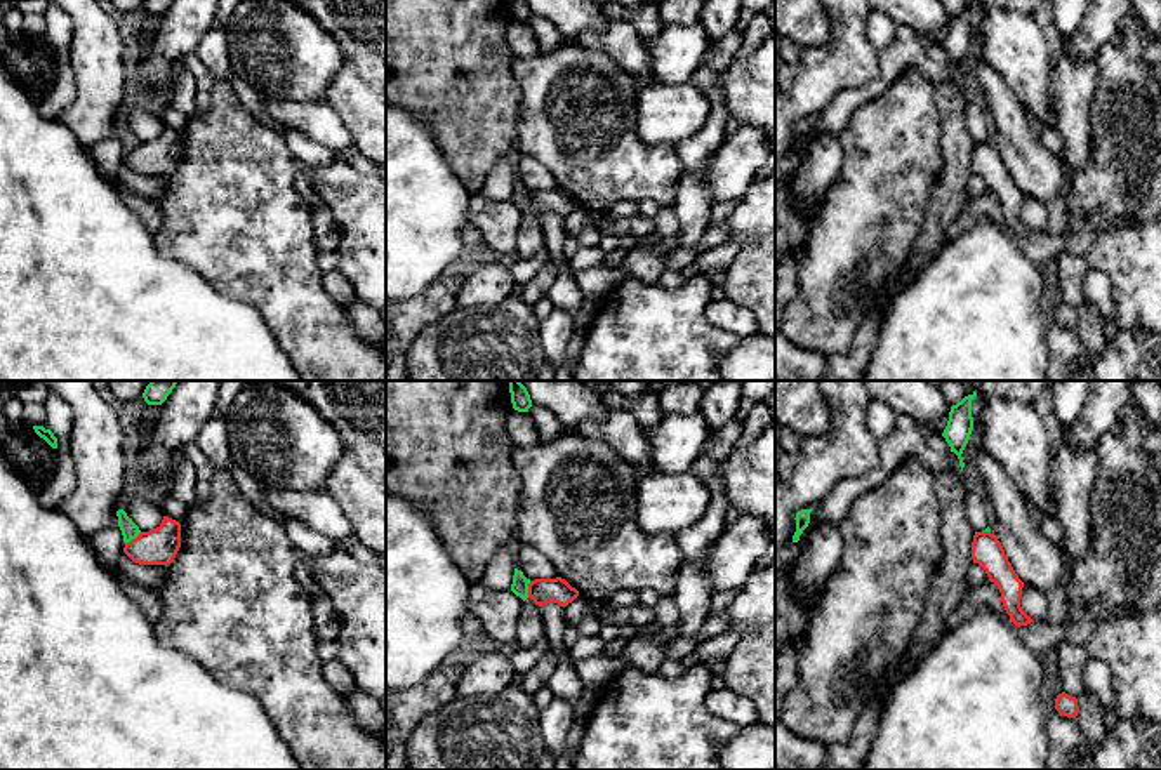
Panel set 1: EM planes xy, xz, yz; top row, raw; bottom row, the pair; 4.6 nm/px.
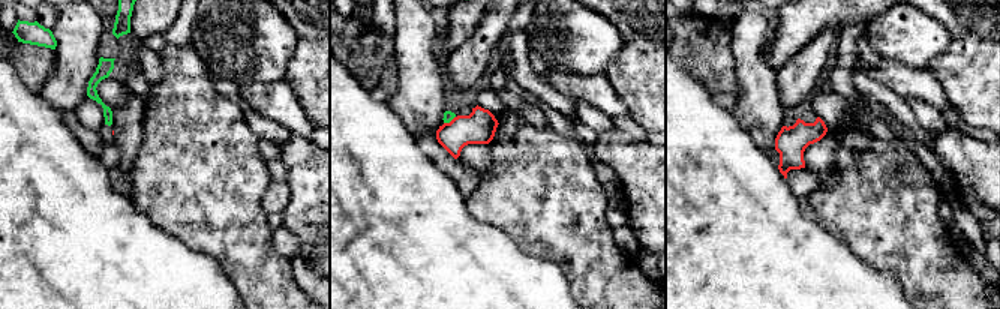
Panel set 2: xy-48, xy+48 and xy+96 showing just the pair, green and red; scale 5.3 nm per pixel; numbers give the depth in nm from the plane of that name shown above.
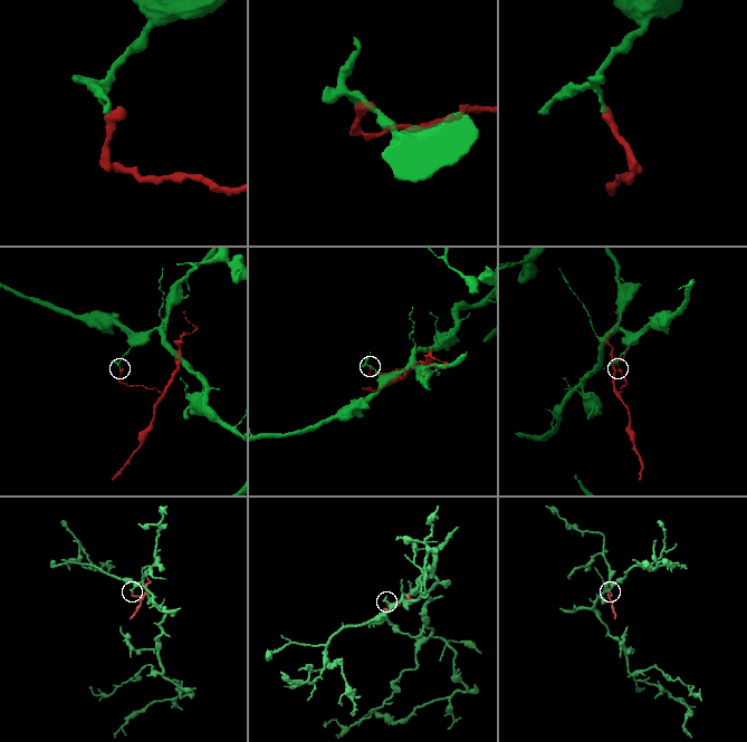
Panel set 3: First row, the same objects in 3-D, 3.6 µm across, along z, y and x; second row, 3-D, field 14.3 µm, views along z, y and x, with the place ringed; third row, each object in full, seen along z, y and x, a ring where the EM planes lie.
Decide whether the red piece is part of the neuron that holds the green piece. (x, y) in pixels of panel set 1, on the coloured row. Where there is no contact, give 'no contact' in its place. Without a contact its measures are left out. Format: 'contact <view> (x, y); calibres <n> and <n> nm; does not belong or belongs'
contact xz (527, 590); calibres 80 and 110 nm; does not belong

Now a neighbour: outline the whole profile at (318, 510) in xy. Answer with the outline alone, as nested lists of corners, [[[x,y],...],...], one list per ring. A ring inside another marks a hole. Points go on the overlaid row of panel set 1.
[[[266,488],[262,492],[282,520],[295,518],[325,535],[337,548],[358,546],[351,523],[346,520],[339,502],[325,490],[285,490]]]

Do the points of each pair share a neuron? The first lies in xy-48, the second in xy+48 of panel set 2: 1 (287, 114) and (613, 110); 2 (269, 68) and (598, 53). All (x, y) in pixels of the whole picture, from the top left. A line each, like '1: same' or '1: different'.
1: same
2: same

